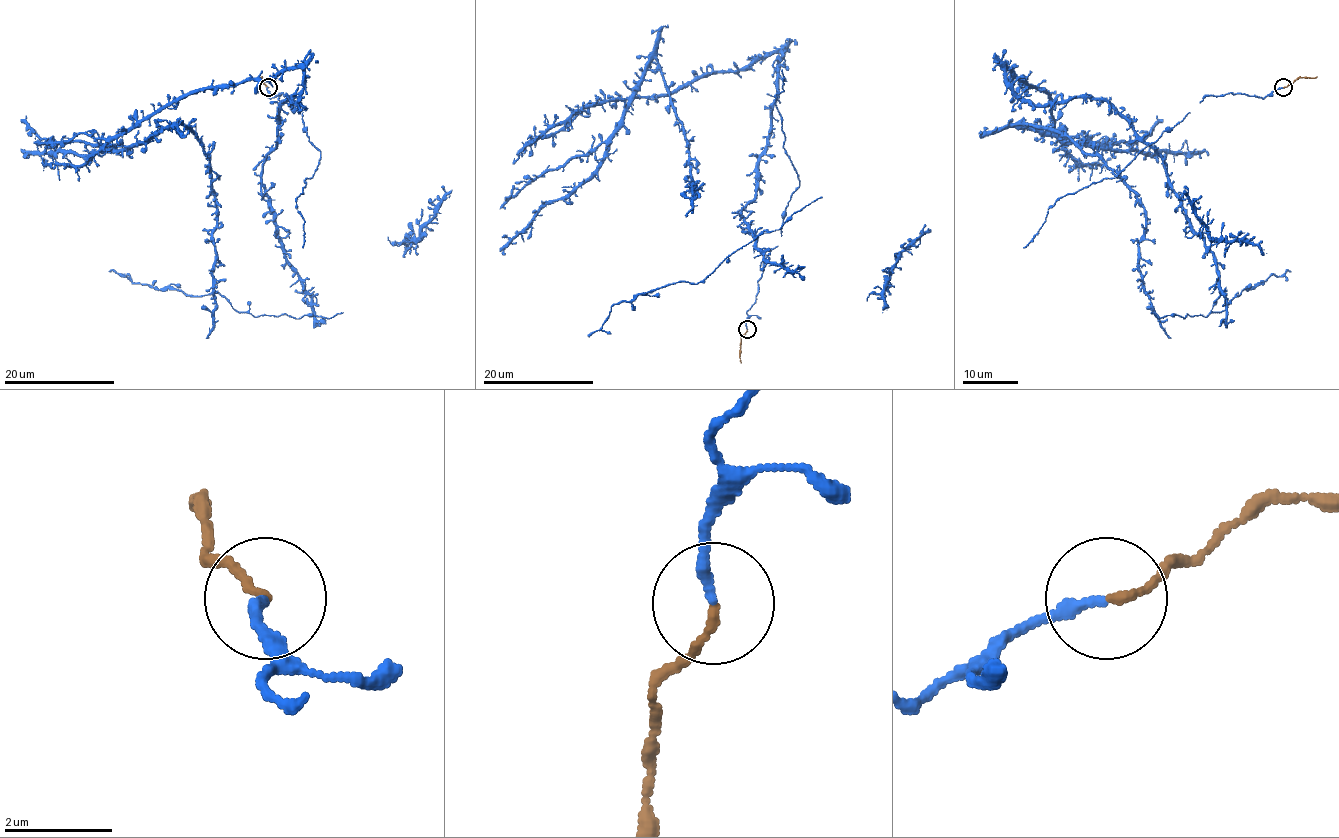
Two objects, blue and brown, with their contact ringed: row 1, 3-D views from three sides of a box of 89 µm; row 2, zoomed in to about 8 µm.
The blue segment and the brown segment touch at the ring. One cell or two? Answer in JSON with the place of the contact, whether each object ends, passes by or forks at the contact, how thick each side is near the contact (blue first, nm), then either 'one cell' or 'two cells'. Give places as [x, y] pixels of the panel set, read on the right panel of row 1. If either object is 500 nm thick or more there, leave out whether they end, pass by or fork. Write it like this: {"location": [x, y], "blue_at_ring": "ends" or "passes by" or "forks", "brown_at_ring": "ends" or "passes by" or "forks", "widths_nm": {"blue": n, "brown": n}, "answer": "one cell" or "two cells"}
{"location": [1283, 87], "blue_at_ring": "ends", "brown_at_ring": "ends", "widths_nm": {"blue": 200, "brown": 140}, "answer": "one cell"}

